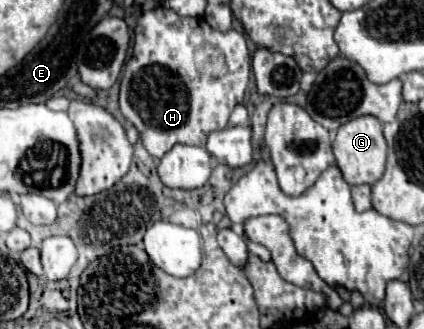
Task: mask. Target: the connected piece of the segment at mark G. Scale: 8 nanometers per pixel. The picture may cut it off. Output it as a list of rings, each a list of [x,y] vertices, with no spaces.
[[[360,116],[354,118],[352,122],[346,122],[344,126],[338,128],[336,140],[332,144],[336,164],[344,174],[344,180],[348,184],[374,184],[382,178],[384,174],[384,164],[386,164],[386,140],[382,136],[382,122],[372,116]]]

